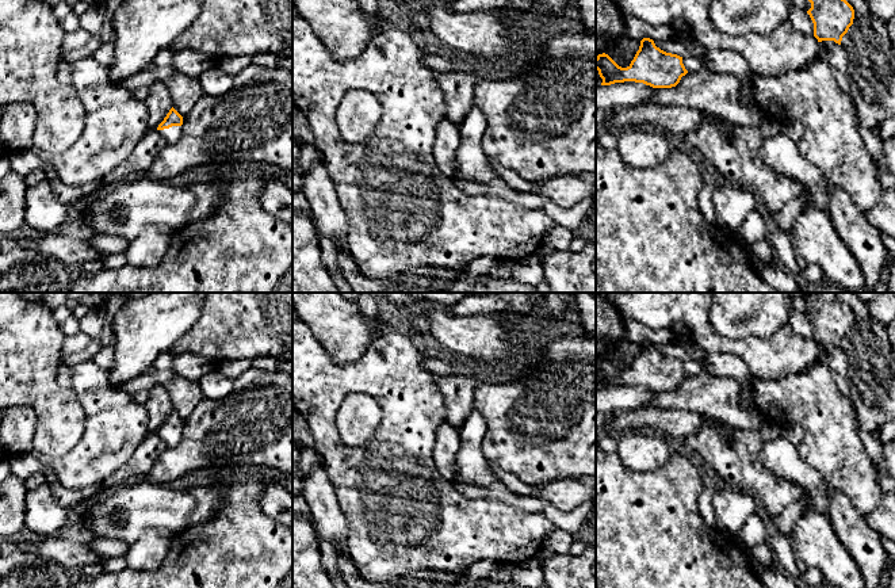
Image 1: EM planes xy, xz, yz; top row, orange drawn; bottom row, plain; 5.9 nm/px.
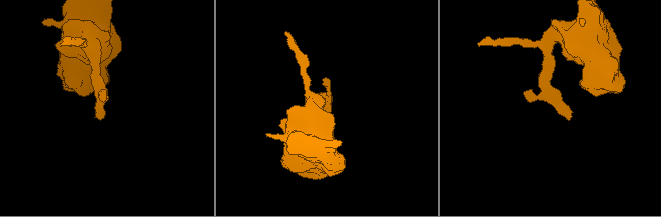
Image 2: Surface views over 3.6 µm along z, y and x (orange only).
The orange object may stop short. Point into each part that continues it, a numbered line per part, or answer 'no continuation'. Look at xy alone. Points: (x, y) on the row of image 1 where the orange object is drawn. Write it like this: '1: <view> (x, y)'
1: xy (172, 134)

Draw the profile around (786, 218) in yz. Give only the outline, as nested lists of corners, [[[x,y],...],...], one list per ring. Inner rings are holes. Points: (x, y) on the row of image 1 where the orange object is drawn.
[[[803,190],[796,199],[788,202],[777,214],[774,214],[774,221],[779,229],[783,229],[785,232],[792,230],[795,222],[807,205],[807,196],[808,192]]]

